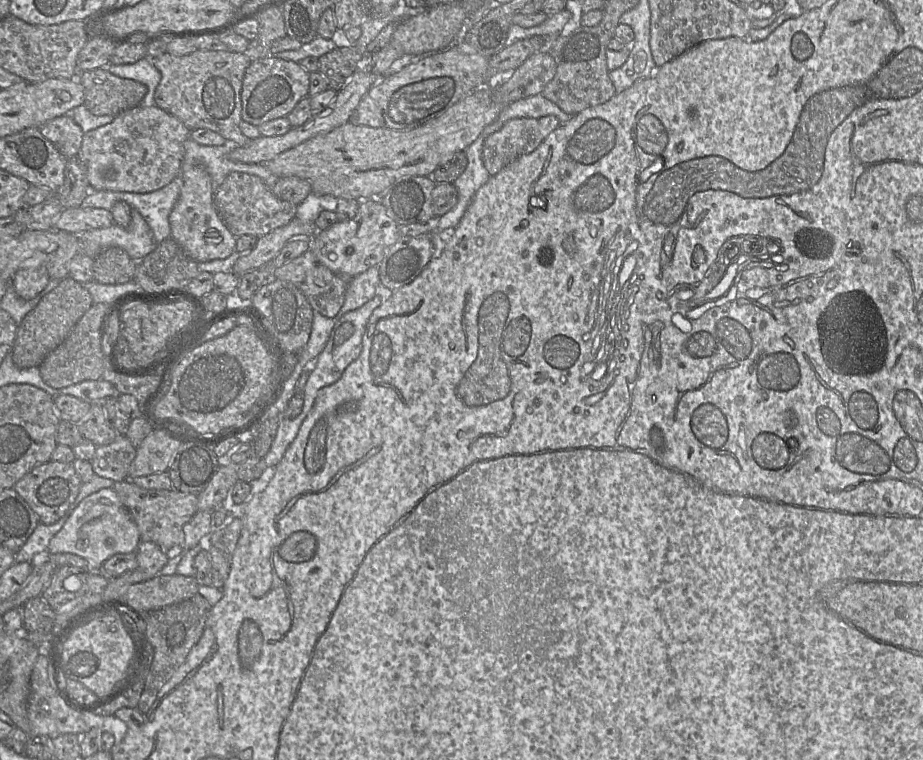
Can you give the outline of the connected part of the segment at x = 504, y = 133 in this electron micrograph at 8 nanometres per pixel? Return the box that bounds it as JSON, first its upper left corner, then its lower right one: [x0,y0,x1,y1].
[482,115,560,176]

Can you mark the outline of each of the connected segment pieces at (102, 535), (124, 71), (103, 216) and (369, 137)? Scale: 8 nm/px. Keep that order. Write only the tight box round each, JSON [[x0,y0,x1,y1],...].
[[48,488,140,565],[105,58,161,106],[53,208,114,234],[258,83,507,202]]

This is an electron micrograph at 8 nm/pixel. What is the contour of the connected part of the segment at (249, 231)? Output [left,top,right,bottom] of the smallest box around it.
[214,172,297,238]

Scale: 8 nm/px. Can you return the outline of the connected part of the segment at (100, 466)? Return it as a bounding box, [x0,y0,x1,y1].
[91,435,136,482]

